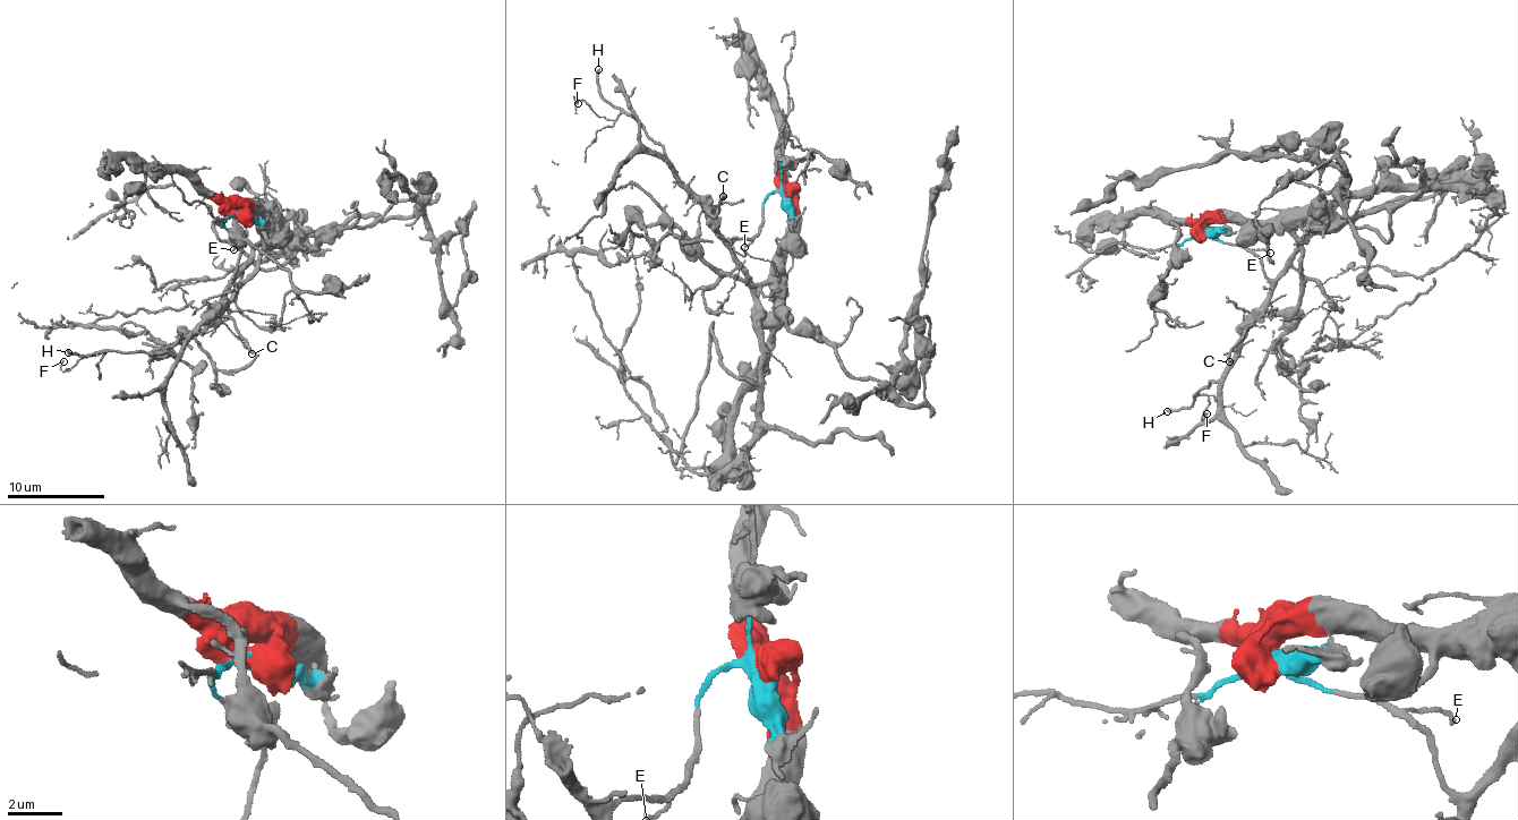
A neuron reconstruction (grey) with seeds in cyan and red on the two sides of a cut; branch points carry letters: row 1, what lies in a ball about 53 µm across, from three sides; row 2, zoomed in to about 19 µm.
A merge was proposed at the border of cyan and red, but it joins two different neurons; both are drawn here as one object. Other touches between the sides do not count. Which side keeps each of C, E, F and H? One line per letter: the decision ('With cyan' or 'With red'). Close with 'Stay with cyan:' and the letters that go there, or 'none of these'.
C: With cyan
E: With cyan
F: With cyan
H: With cyan
Stay with cyan: C, E, F, H

